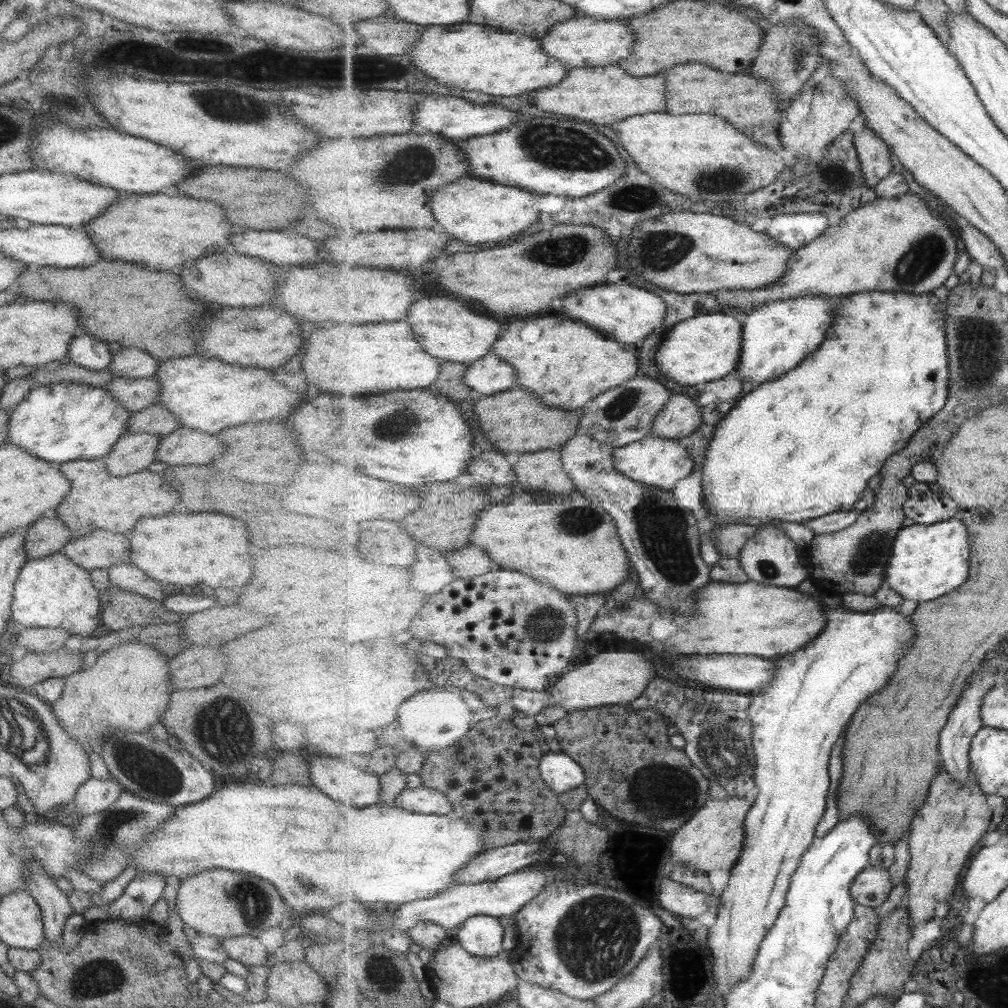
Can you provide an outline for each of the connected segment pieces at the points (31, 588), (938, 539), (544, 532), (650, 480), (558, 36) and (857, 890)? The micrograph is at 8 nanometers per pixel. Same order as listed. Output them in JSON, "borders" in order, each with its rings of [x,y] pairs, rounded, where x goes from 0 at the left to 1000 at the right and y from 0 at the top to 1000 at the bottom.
{"borders":[[[[60,546],[47,552],[27,556],[26,559],[20,563],[19,569],[17,570],[17,573],[14,577],[14,586],[12,589],[12,598],[10,604],[10,614],[14,617],[18,617],[21,624],[24,622],[62,623],[68,629],[78,629],[78,631],[86,629],[90,631],[90,627],[93,627],[94,623],[96,623],[96,619],[99,618],[97,585],[91,580],[88,567],[85,566],[83,563],[76,562],[71,556],[68,556],[68,554],[66,554]]],[[[953,512],[927,521],[907,519],[896,523],[888,536],[877,580],[889,585],[898,595],[927,596],[960,576],[962,546],[963,533]]],[[[570,488],[570,492],[566,489],[566,498],[563,496],[564,492],[561,492],[561,496],[545,500],[519,500],[519,502],[489,500],[489,504],[475,509],[466,532],[466,541],[479,545],[497,564],[526,569],[535,577],[550,581],[563,591],[604,588],[624,573],[627,561],[625,551],[613,529],[612,518],[599,504],[586,506],[586,502],[582,500],[583,496],[580,496],[576,488]]],[[[648,431],[623,441],[609,443],[608,455],[612,465],[622,474],[660,486],[668,486],[674,477],[686,471],[689,460],[680,442],[673,441],[673,436],[654,435]]],[[[574,15],[550,24],[537,41],[547,58],[554,58],[561,66],[570,68],[614,64],[614,62],[625,56],[630,37],[619,21],[594,20]]],[[[860,859],[844,877],[844,891],[856,899],[874,899],[886,883],[886,874],[880,861]]]]}

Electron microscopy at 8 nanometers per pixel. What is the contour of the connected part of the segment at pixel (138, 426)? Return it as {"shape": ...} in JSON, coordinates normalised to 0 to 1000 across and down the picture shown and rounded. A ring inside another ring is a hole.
{"shape":[[[152,401],[138,409],[130,410],[125,419],[124,429],[165,432],[178,423],[179,419],[166,406]]]}

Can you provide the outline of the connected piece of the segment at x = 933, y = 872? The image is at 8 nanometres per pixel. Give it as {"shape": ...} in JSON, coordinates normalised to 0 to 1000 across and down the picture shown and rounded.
{"shape":[[[938,763],[928,773],[918,801],[908,809],[903,820],[903,844],[905,845],[902,865],[899,870],[903,921],[914,915],[922,915],[930,909],[930,901],[947,889],[951,869],[957,863],[961,849],[974,829],[986,816],[985,806],[979,798],[979,788],[966,771],[965,774],[949,777]]]}

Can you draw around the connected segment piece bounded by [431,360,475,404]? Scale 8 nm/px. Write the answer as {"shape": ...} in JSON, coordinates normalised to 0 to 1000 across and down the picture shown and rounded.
{"shape":[[[437,357],[438,371],[434,378],[428,382],[432,389],[440,391],[441,394],[449,397],[451,401],[461,397],[461,395],[471,394],[470,390],[460,380],[460,369],[464,362]]]}

